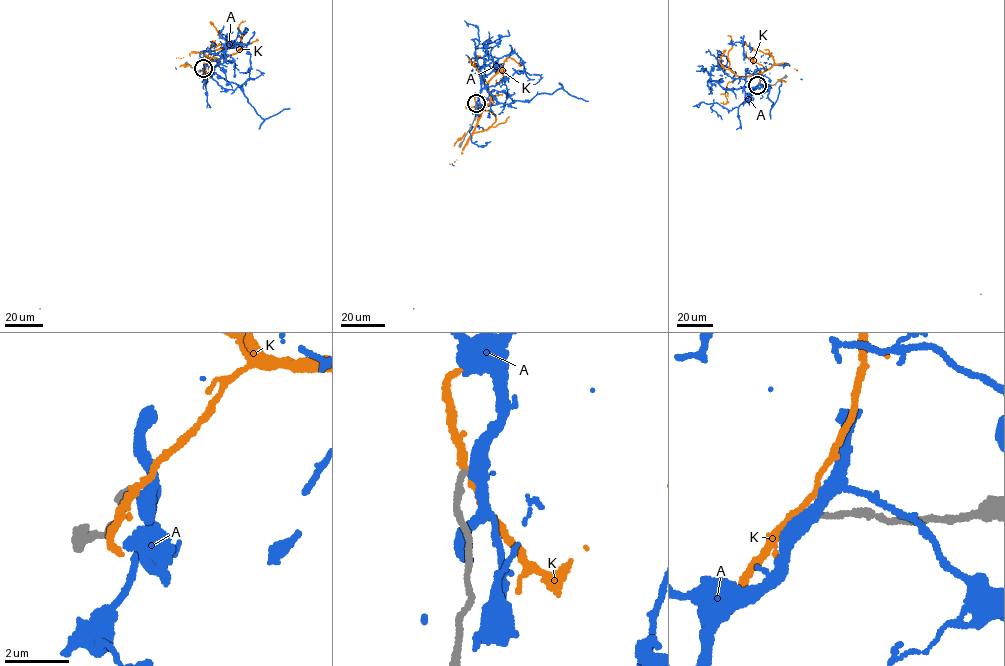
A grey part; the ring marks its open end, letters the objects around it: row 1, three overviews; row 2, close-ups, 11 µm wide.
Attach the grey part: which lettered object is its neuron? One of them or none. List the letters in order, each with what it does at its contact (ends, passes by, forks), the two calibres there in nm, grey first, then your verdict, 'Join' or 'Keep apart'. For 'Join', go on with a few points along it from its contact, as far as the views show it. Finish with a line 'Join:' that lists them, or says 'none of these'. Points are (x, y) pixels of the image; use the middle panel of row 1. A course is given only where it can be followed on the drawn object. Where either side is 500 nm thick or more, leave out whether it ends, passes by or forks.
A: It passes by. Thickness 190 nm (grey) against 400 nm. Keep apart
K: It passes by. Thickness 190 nm (grey) against 200 nm. Keep apart
Join: none of these

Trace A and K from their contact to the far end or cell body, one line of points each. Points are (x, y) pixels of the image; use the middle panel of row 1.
A: (476, 103), (472, 112), (477, 122), (469, 131), (472, 143), (452, 164), (413, 308)
K: (476, 103), (481, 110), (489, 102), (488, 81), (502, 67), (503, 77), (497, 84), (501, 80)

